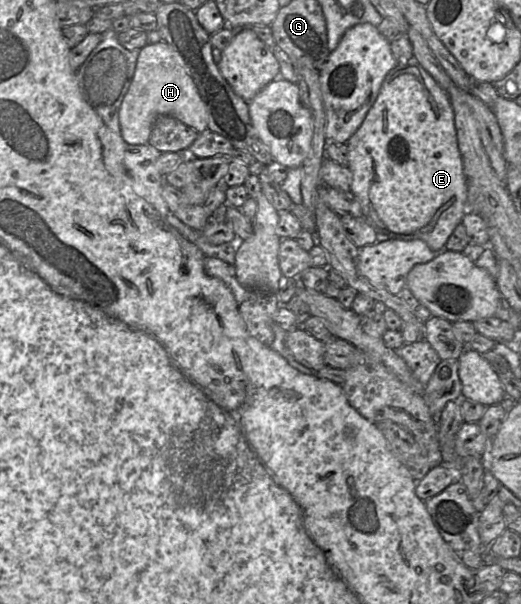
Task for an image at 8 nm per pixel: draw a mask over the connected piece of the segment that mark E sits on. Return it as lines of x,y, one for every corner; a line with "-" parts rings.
415,60
406,64
397,64
384,79
379,94
368,111
365,119
356,132
347,141
348,146
348,167
353,175
351,191
358,198
364,217
371,225
391,239
423,240
431,250
438,253
445,249
447,240
458,224
462,222
467,213
467,178
463,169
462,157
458,148
454,111
448,95
438,85
434,78

